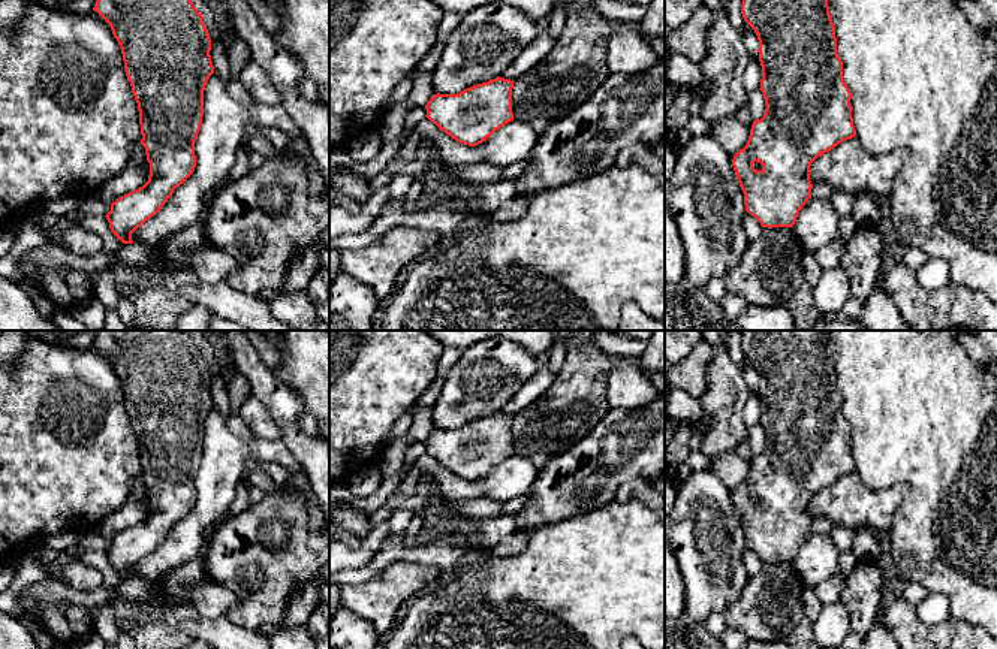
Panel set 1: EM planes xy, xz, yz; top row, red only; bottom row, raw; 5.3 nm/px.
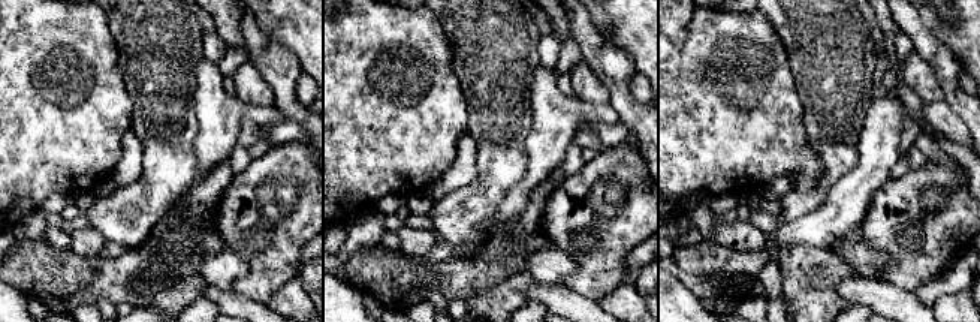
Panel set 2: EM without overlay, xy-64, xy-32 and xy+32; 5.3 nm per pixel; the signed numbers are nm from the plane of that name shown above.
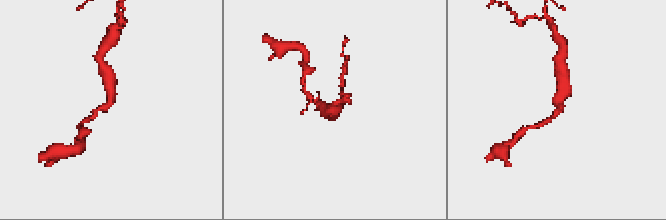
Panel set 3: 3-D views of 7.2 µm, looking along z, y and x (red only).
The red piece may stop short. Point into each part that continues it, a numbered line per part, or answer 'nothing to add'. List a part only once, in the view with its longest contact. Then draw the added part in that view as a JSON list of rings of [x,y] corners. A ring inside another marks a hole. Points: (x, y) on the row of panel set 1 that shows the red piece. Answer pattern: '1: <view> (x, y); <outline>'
nothing to add

